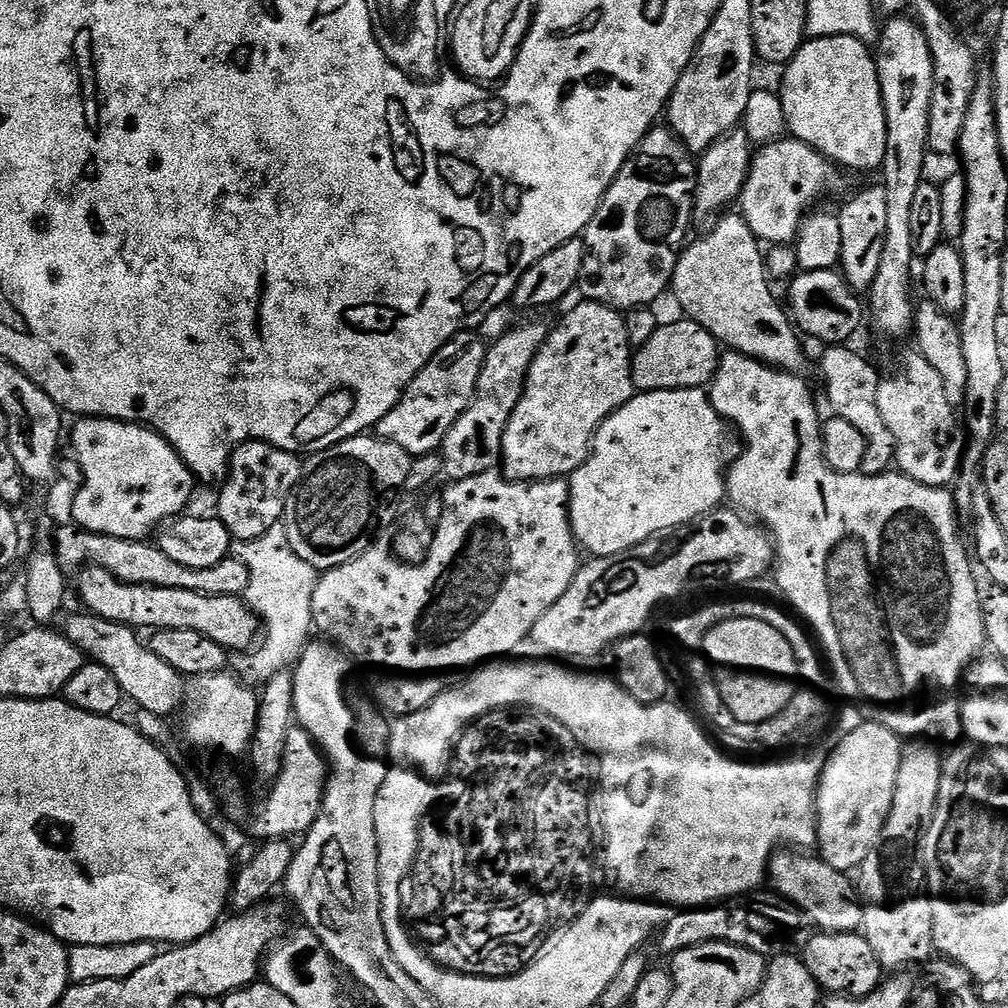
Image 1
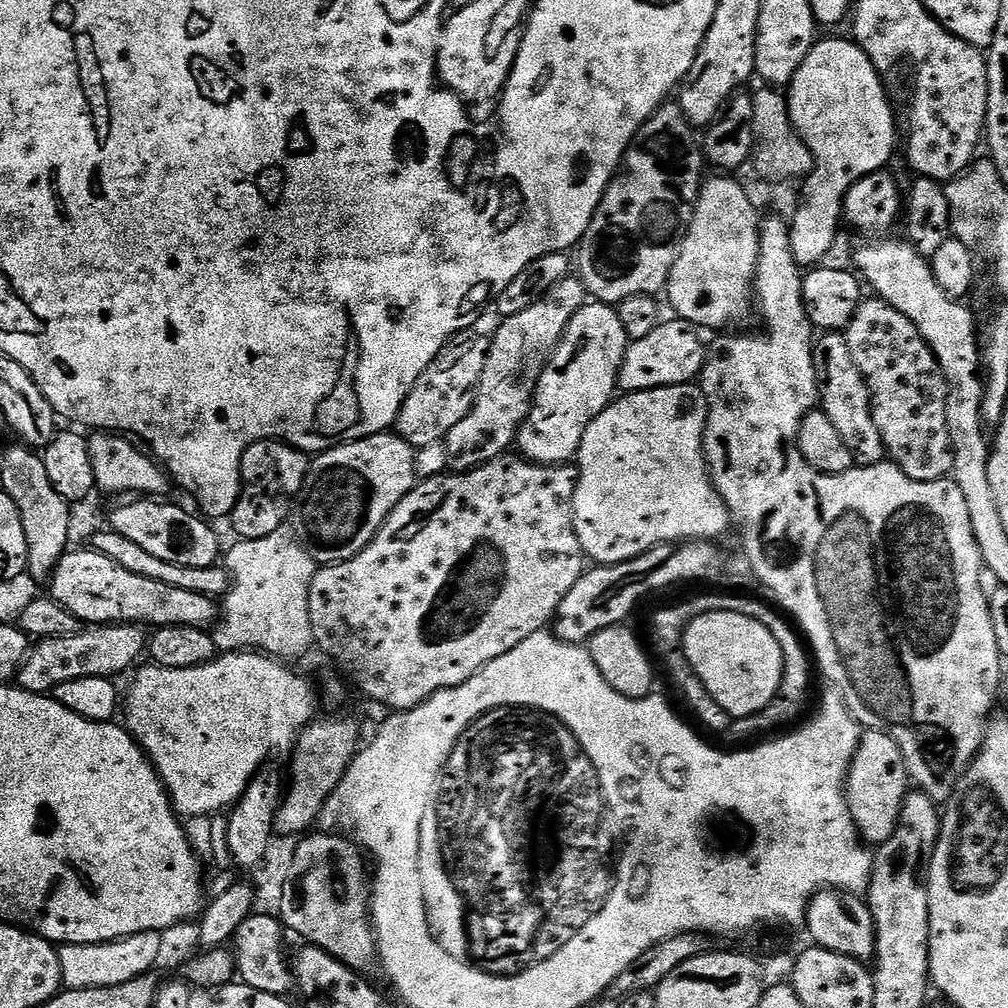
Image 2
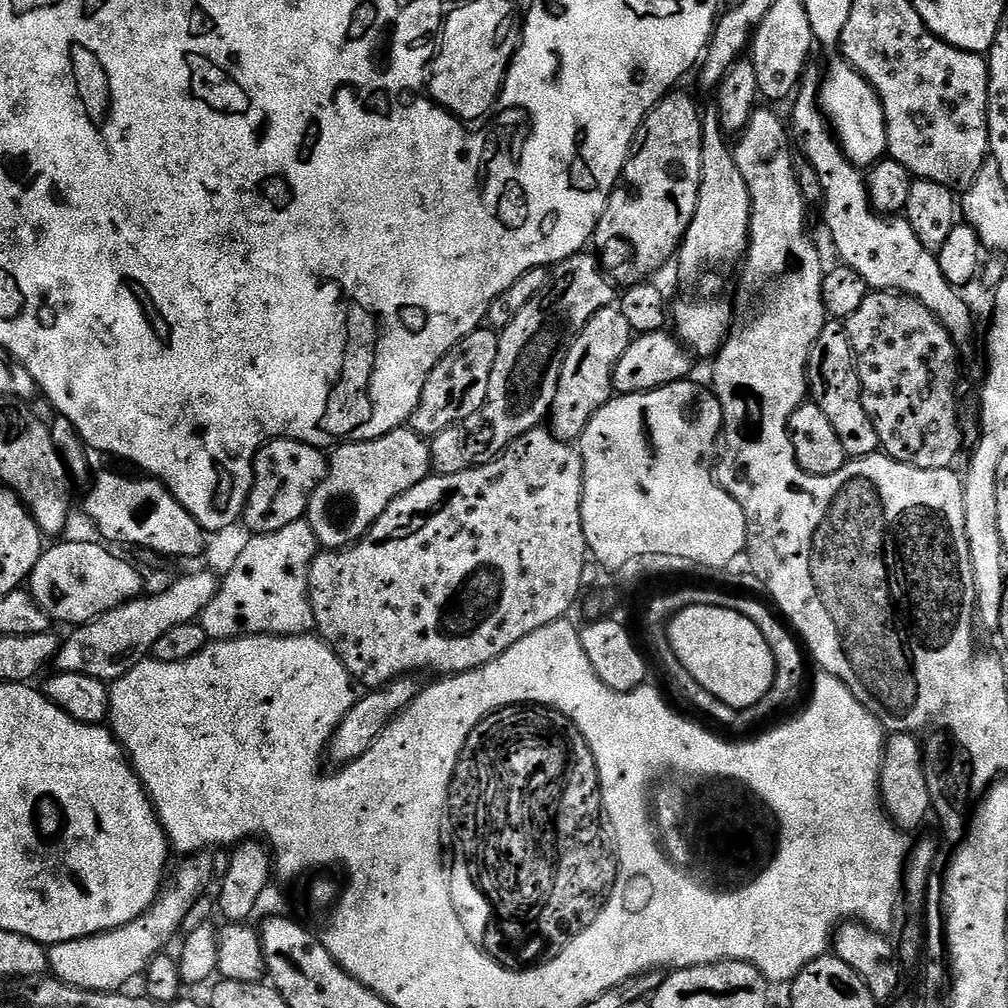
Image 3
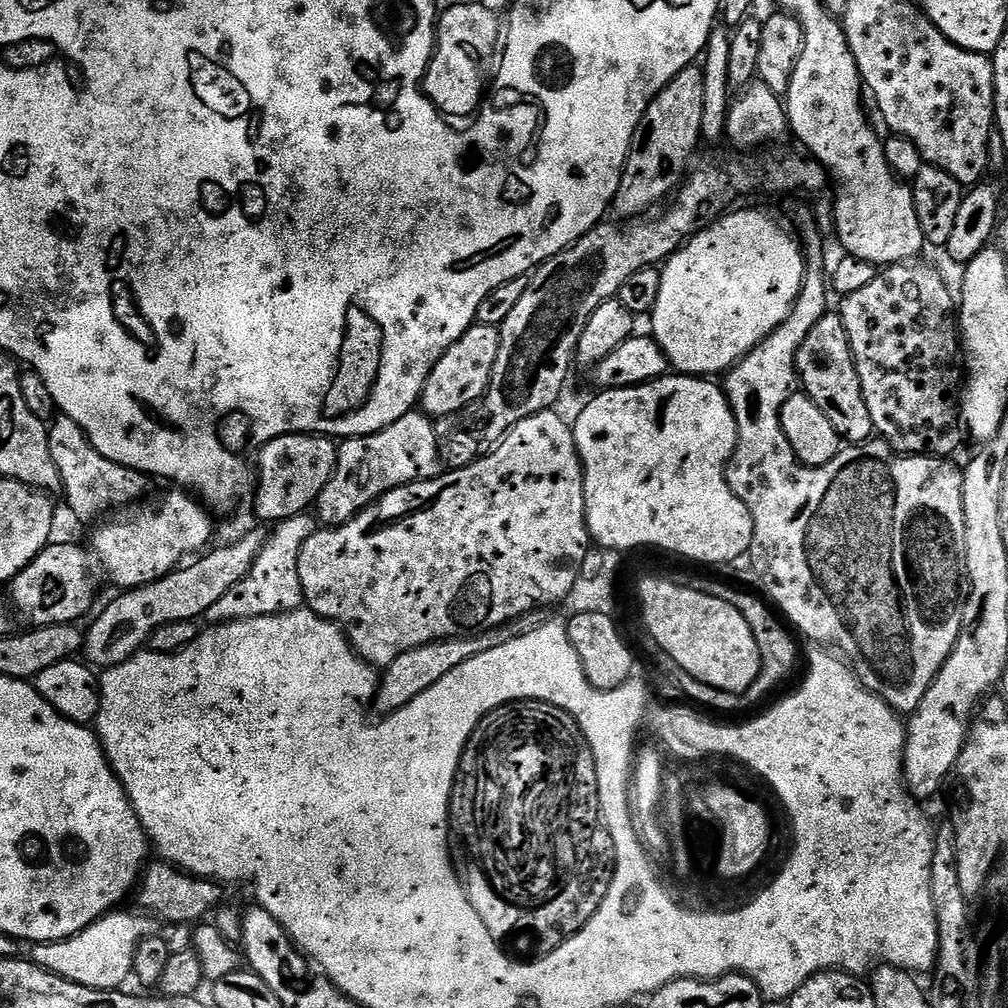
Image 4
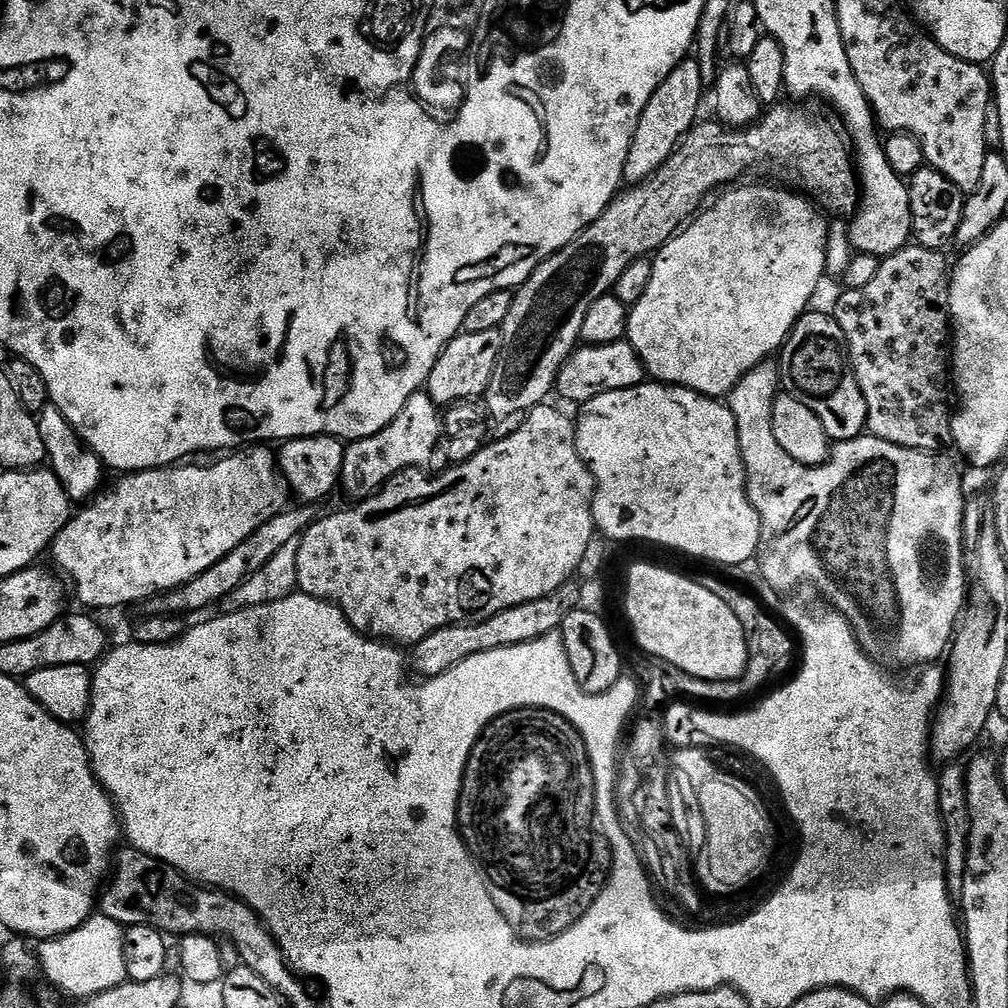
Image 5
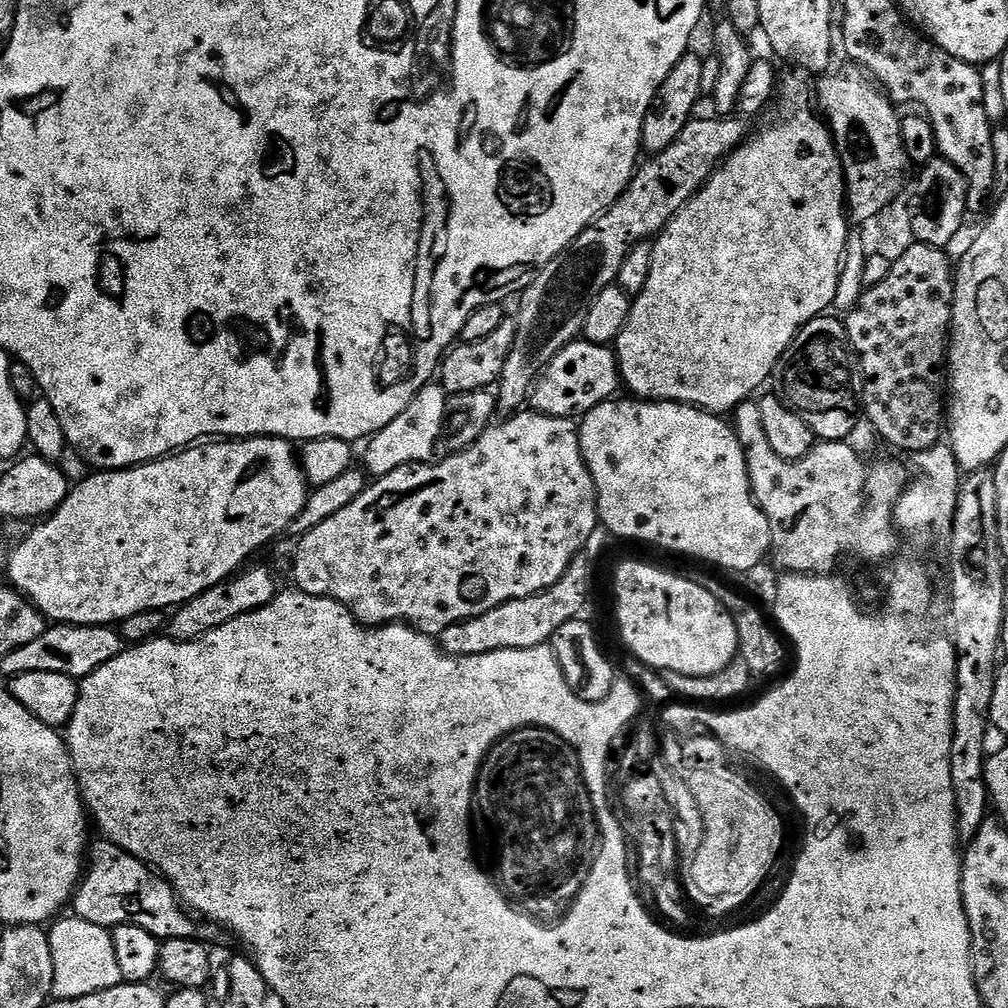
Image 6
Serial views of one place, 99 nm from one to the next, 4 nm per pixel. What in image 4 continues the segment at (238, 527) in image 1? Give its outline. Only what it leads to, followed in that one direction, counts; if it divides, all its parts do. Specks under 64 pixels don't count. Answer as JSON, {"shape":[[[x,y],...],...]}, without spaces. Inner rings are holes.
{"shape":[[[279,436],[265,444],[258,453],[260,485],[256,488],[254,513],[257,521],[269,520],[272,526],[280,521],[307,513],[322,494],[326,482],[330,482],[336,469],[338,448],[327,436]]]}

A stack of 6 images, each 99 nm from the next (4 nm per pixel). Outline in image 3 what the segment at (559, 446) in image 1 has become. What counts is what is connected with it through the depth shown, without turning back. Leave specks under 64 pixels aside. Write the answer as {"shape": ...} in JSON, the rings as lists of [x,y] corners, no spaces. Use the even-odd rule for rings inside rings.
{"shape":[[[616,306],[598,310],[598,314],[594,314],[594,318],[586,322],[584,329],[577,336],[571,337],[560,361],[560,377],[556,383],[556,397],[550,413],[552,435],[560,440],[579,441],[590,418],[594,418],[596,411],[612,399],[612,375],[633,339],[630,322],[626,322],[626,317]]]}

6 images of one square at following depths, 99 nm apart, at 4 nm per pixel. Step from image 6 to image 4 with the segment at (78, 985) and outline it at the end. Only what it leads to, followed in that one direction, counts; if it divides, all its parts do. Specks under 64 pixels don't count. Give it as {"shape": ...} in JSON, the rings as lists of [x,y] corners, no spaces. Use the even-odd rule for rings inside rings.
{"shape":[[[113,910],[101,920],[95,920],[86,930],[82,930],[78,935],[72,936],[69,940],[53,940],[50,944],[32,944],[30,958],[38,966],[42,966],[47,972],[58,974],[70,982],[78,982],[87,988],[106,988],[109,990],[119,989],[124,986],[132,976],[134,966],[134,954],[142,940],[153,935],[153,921],[147,915],[139,914],[135,916],[132,912],[125,910]]]}

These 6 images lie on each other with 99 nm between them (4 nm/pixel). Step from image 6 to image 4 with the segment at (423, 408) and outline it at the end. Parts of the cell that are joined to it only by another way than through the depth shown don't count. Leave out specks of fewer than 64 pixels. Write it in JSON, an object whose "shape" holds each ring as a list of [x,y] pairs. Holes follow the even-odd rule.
{"shape":[[[413,410],[372,436],[345,439],[339,445],[336,469],[332,472],[330,482],[326,482],[315,502],[316,520],[324,528],[341,528],[390,490],[414,484],[418,480],[433,480],[441,475],[442,461],[437,435],[437,425],[423,411]]]}

